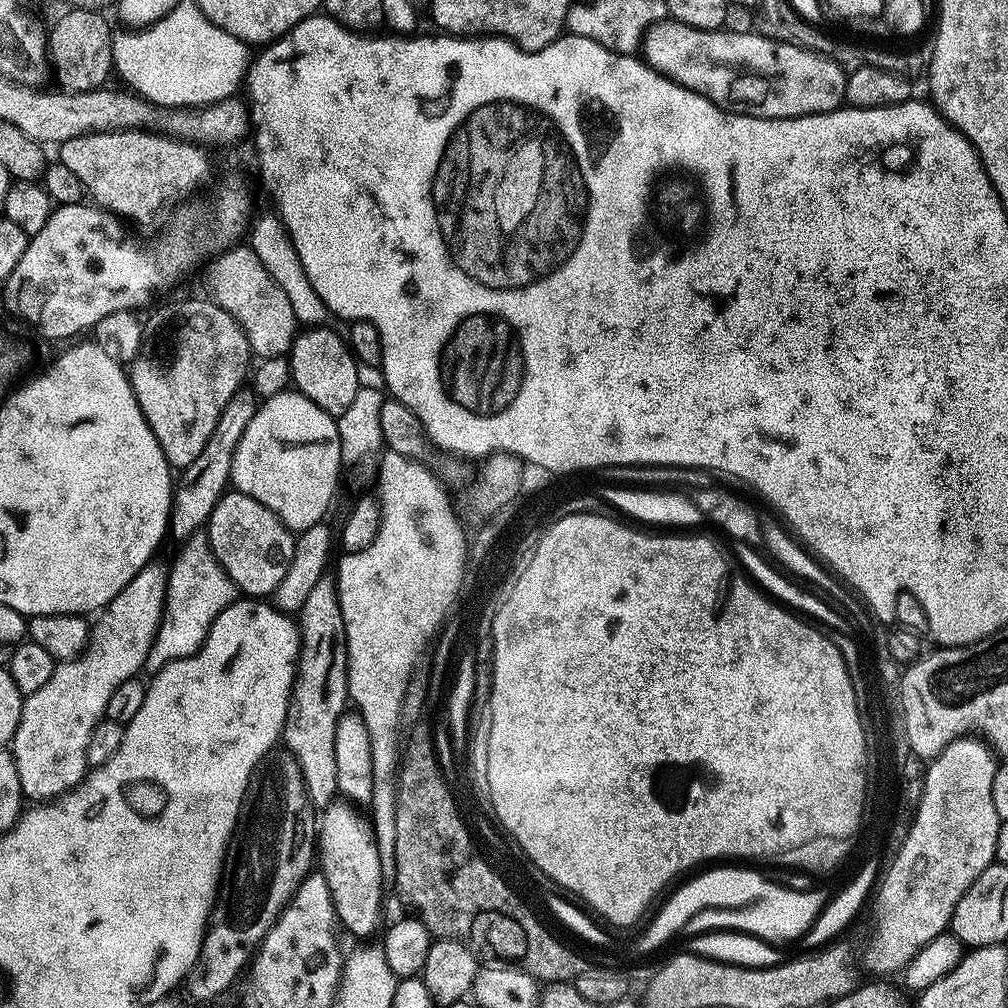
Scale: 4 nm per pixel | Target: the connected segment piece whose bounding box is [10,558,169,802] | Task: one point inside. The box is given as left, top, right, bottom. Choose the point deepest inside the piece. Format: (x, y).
(49, 748)

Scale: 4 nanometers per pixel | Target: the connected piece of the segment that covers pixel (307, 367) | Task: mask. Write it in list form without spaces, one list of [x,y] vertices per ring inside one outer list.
[[[309,327],[297,335],[290,351],[292,384],[295,391],[310,398],[310,402],[322,406],[322,410],[338,417],[344,413],[346,406],[350,406],[350,402],[354,402],[354,394],[358,394],[362,386],[359,372],[361,369],[347,339],[341,333],[339,336],[338,333],[331,332],[329,328]]]

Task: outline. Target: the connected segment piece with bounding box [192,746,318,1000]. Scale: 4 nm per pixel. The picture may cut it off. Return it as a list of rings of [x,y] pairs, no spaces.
[[[277,746],[267,752],[256,764],[232,840],[224,854],[224,872],[220,876],[220,891],[208,926],[204,930],[204,941],[200,947],[200,960],[204,964],[204,980],[192,984],[192,996],[196,1000],[212,1000],[220,996],[240,976],[240,971],[249,967],[254,953],[259,949],[264,936],[275,924],[284,907],[314,868],[314,853],[318,848],[318,816],[308,797],[302,770],[294,754],[287,747]]]

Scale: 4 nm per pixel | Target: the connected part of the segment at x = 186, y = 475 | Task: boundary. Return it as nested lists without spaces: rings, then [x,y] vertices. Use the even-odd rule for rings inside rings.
[[[245,386],[236,391],[234,398],[226,402],[218,418],[218,426],[214,426],[214,434],[210,434],[210,442],[206,442],[202,454],[198,454],[198,458],[194,458],[194,462],[179,473],[170,513],[170,530],[174,536],[176,534],[177,541],[187,540],[207,525],[209,514],[229,487],[234,450],[242,434],[246,434],[246,426],[250,426],[250,418],[254,418],[257,407],[258,397],[251,387]]]

